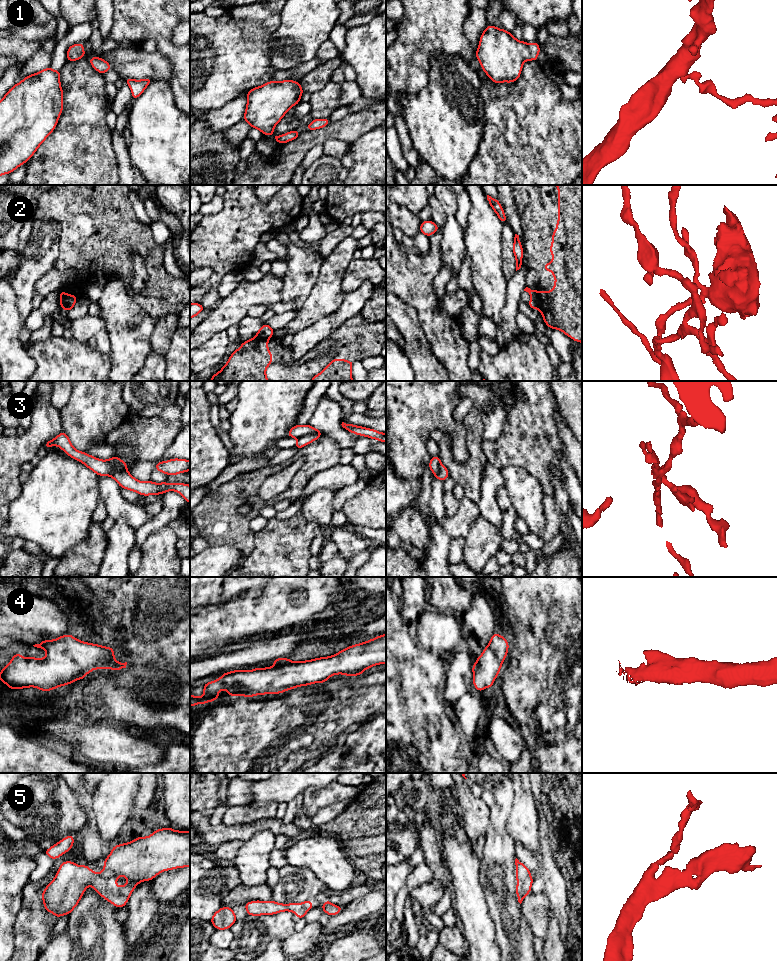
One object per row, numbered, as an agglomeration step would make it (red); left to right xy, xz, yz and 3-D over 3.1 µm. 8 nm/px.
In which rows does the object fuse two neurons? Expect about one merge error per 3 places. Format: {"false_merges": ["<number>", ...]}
{"false_merges": ["2", "3"]}

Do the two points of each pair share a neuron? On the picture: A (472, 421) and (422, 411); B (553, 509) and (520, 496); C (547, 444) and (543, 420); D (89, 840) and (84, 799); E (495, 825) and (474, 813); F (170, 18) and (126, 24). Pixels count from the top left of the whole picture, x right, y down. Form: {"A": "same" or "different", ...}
{"A": "different", "B": "different", "C": "same", "D": "same", "E": "different", "F": "same"}

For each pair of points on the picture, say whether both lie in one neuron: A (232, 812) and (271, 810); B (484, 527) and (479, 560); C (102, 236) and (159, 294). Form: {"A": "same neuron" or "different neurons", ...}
{"A": "same neuron", "B": "same neuron", "C": "same neuron"}

